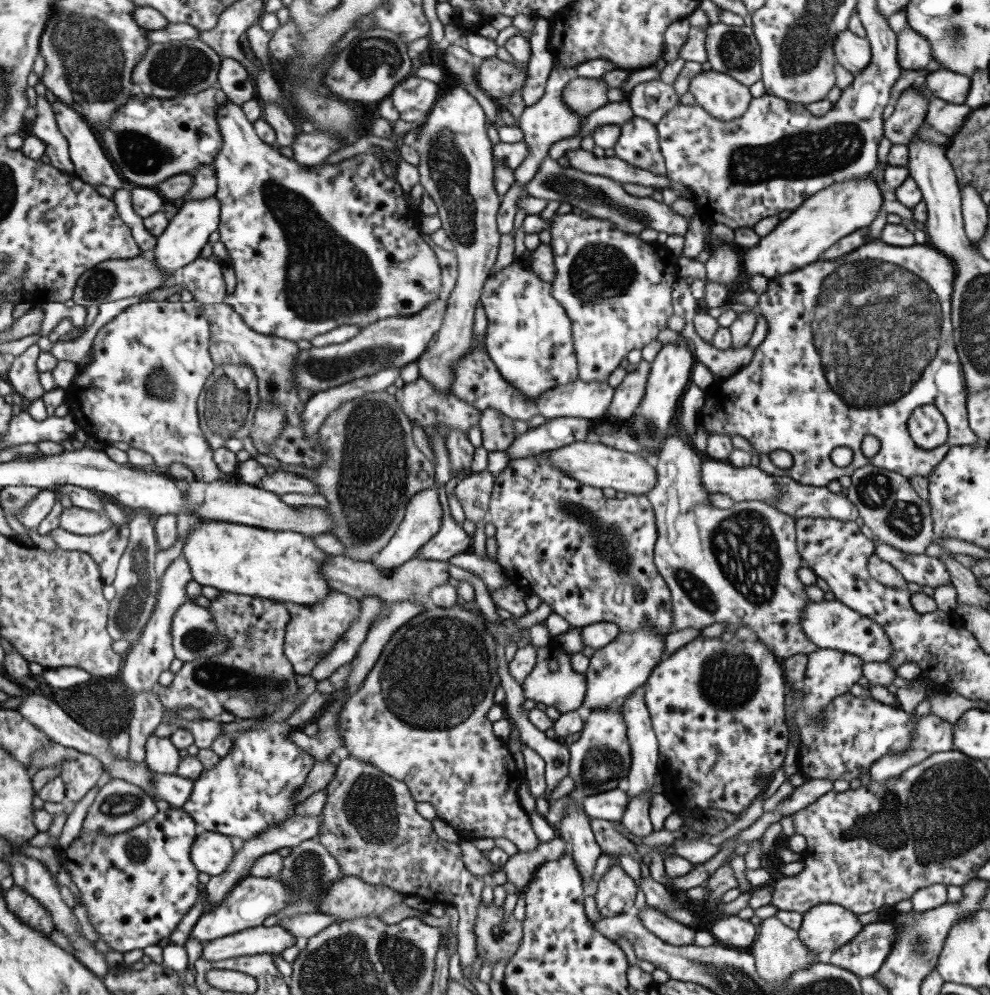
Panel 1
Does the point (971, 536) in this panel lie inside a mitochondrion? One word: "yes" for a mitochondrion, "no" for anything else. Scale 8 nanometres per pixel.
no

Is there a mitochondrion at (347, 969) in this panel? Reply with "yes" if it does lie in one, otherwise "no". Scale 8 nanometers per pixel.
yes

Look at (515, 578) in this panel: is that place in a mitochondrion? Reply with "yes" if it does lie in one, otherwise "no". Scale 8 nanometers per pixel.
no

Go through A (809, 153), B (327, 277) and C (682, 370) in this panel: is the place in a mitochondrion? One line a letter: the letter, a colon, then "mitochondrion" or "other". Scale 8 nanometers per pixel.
A: mitochondrion
B: mitochondrion
C: other

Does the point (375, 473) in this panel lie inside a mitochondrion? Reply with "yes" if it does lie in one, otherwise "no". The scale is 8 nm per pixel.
yes

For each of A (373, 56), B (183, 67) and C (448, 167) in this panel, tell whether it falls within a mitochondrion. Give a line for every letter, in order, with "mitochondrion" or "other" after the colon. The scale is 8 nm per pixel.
A: mitochondrion
B: mitochondrion
C: mitochondrion

